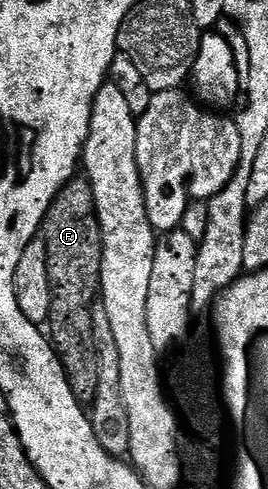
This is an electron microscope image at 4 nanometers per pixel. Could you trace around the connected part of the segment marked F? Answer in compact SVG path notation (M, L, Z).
M73 177L66 186L54 197L50 209L44 218L42 238L46 245L46 269L50 279L52 300L47 326L50 330L50 342L56 349L56 356L64 367L64 372L77 399L88 401L96 394L99 385L98 365L94 353L94 337L92 336L92 309L98 299L100 290L100 270L102 269L102 233L100 222L96 216L96 202L92 186L87 178Z

